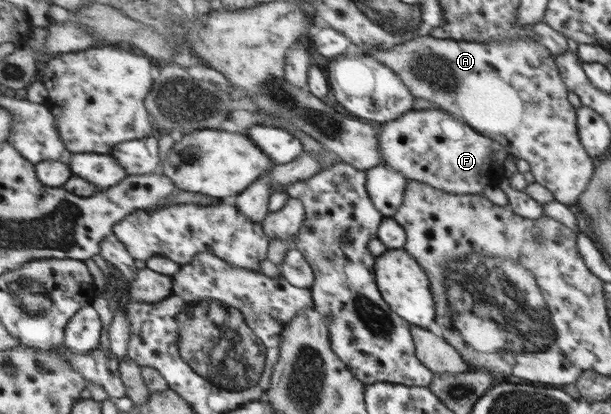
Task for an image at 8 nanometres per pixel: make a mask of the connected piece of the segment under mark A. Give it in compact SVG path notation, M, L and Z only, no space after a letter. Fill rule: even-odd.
M423 36L393 46L391 50L375 48L373 53L365 51L363 54L371 55L391 67L416 97L431 101L441 110L465 119L465 123L469 123L475 131L498 141L517 159L527 161L534 182L548 189L555 201L565 205L573 204L577 195L585 189L591 173L594 173L593 163L580 143L579 133L575 133L576 111L571 109L565 99L567 91L559 68L555 69L555 59L541 44L525 38L519 40L517 37L509 42L491 40L479 43Z

